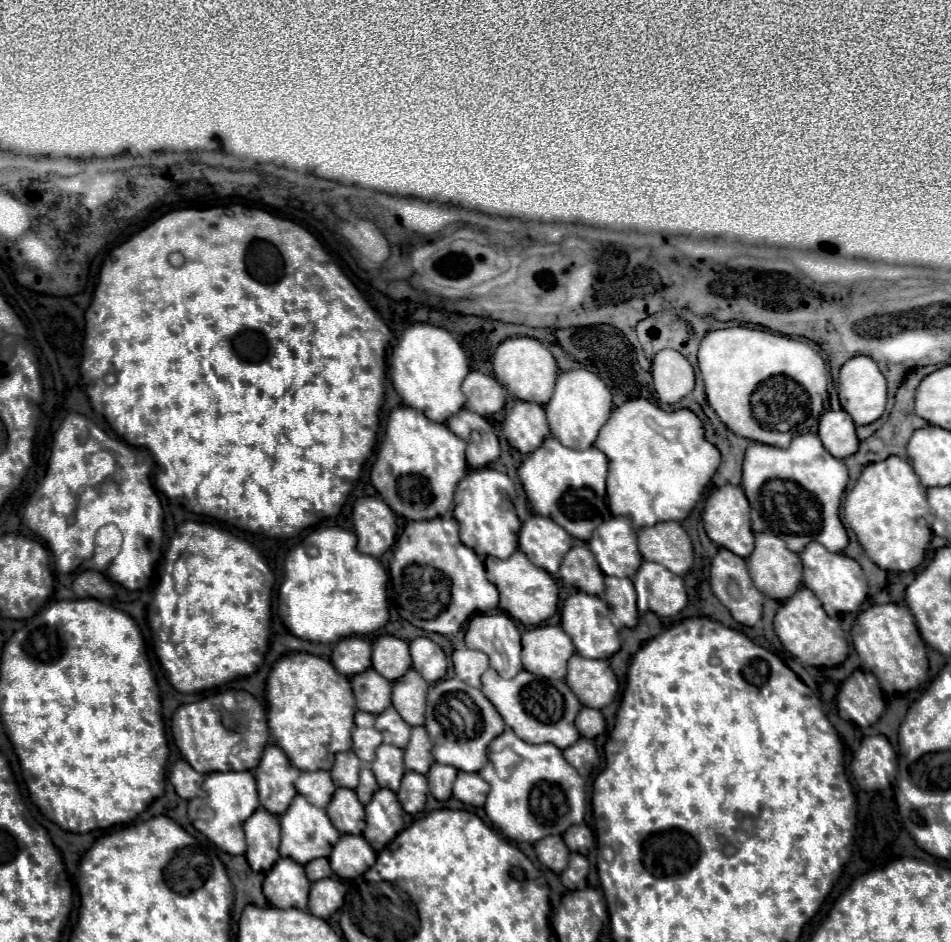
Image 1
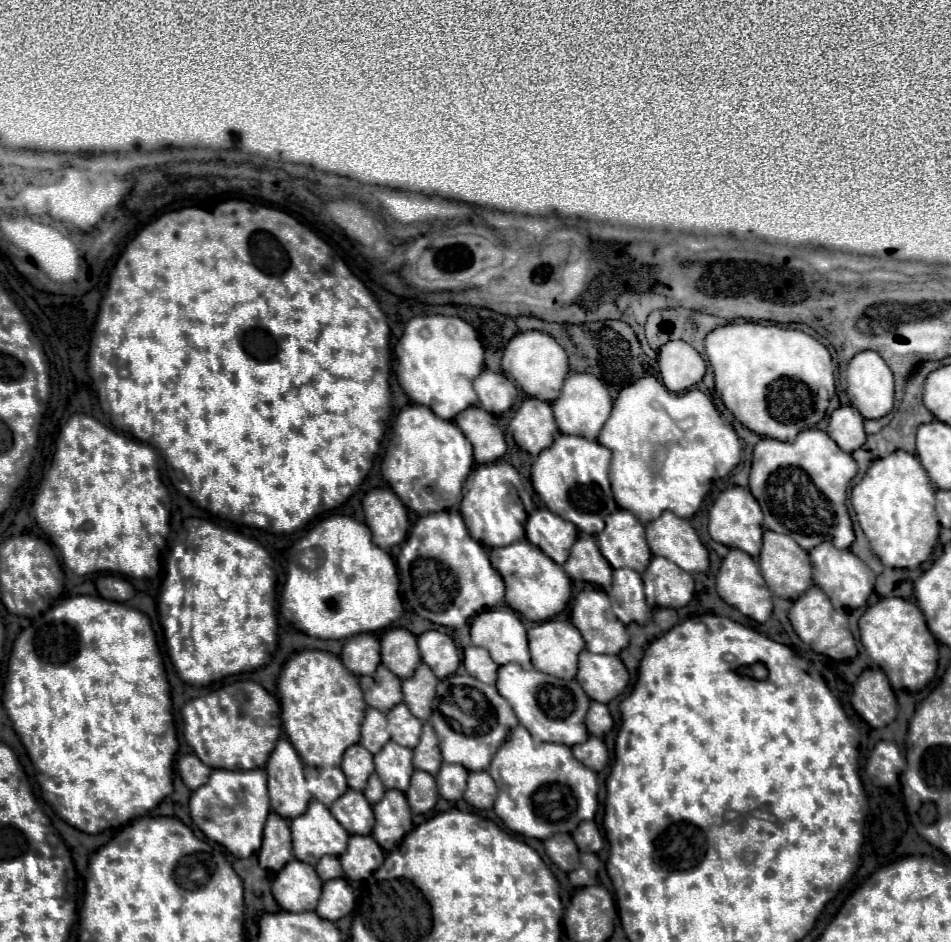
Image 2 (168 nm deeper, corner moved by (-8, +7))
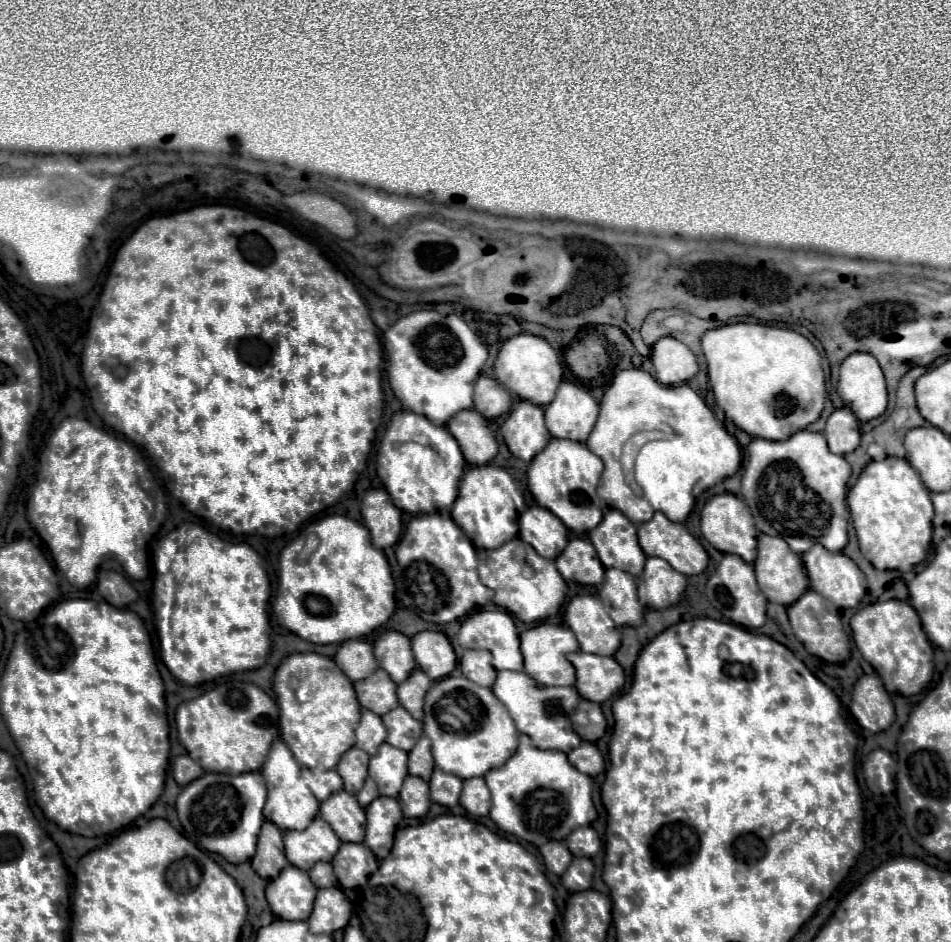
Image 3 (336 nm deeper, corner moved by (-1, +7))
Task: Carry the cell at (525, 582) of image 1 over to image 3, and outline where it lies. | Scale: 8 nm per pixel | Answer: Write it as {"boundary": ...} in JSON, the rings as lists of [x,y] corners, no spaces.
{"boundary":[[[513,538],[495,550],[481,550],[479,578],[495,592],[493,602],[525,624],[555,616],[566,597],[567,584],[557,572],[555,562],[537,556],[537,552],[533,552],[533,548],[529,548],[521,538]]]}

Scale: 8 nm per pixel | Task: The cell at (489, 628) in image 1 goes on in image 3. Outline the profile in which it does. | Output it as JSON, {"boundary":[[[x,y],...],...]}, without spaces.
{"boundary":[[[481,610],[467,616],[459,630],[459,644],[473,650],[489,650],[495,670],[523,670],[523,656],[519,650],[519,634],[513,618],[505,610]]]}

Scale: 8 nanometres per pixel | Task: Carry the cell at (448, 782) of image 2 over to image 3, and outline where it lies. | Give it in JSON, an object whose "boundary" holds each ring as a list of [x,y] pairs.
{"boundary":[[[435,768],[429,786],[431,786],[431,800],[451,808],[459,802],[463,782],[461,782],[461,778],[453,776],[453,774],[447,774],[441,768]]]}

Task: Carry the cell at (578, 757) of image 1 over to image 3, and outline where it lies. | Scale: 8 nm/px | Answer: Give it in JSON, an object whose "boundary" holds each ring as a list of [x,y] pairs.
{"boundary":[[[581,742],[581,746],[573,748],[569,754],[567,754],[569,762],[579,770],[579,772],[585,772],[589,776],[597,776],[603,768],[605,768],[605,762],[603,762],[603,756],[601,752],[597,750],[595,744],[591,742]]]}

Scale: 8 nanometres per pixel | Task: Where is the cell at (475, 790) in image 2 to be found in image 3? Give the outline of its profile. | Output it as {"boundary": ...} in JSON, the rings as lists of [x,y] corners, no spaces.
{"boundary":[[[483,778],[463,780],[463,792],[459,804],[473,816],[489,814],[489,788]]]}

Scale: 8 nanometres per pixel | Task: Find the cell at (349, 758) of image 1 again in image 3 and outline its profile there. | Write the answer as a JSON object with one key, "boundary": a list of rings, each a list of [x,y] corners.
{"boundary":[[[349,748],[339,764],[337,764],[337,772],[339,776],[343,778],[343,784],[345,784],[345,790],[347,792],[353,792],[357,794],[367,778],[367,762],[369,762],[369,754],[365,754],[363,750],[359,748]]]}

